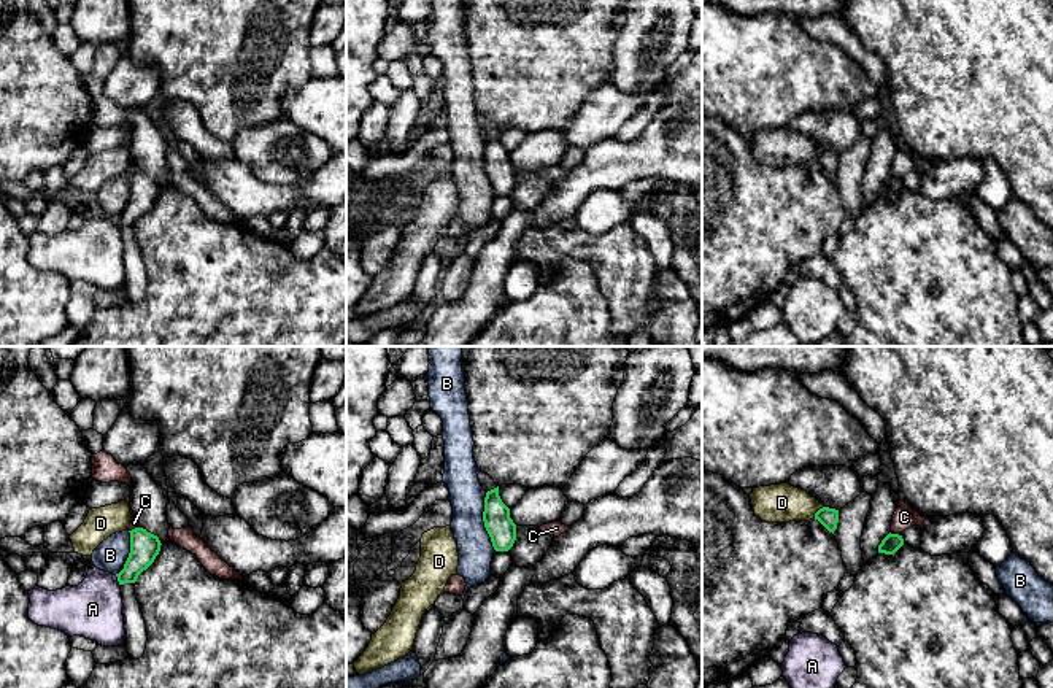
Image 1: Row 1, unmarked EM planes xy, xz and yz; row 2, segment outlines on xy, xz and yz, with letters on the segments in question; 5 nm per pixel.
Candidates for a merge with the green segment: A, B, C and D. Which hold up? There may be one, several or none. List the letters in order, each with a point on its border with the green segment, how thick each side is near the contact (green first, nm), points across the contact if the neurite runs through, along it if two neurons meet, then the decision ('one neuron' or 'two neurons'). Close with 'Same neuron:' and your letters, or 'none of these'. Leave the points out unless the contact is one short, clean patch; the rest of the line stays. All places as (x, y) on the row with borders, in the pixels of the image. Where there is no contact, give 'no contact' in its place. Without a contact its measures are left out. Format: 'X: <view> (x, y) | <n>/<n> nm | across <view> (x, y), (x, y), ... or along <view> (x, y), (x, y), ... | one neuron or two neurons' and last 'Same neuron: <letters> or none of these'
A: xy (118, 580) | 150/280 nm | along xy (115, 575), (119, 585) | two neurons
B: xz (483, 520) | 140/180 nm | two neurons
C: xy (135, 528) | 150/40 nm | along xy (138, 526), (129, 531) | two neurons
D: yz (817, 512) | 100/190 nm | two neurons
Same neuron: none of these

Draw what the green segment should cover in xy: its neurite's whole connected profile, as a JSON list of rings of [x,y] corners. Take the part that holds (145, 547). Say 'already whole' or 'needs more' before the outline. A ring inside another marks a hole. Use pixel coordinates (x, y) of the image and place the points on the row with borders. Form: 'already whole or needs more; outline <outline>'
already whole; outline [[[135,528],[130,532],[130,553],[124,569],[116,574],[119,585],[135,583],[138,575],[146,570],[160,551],[160,540],[157,535],[143,528]]]

